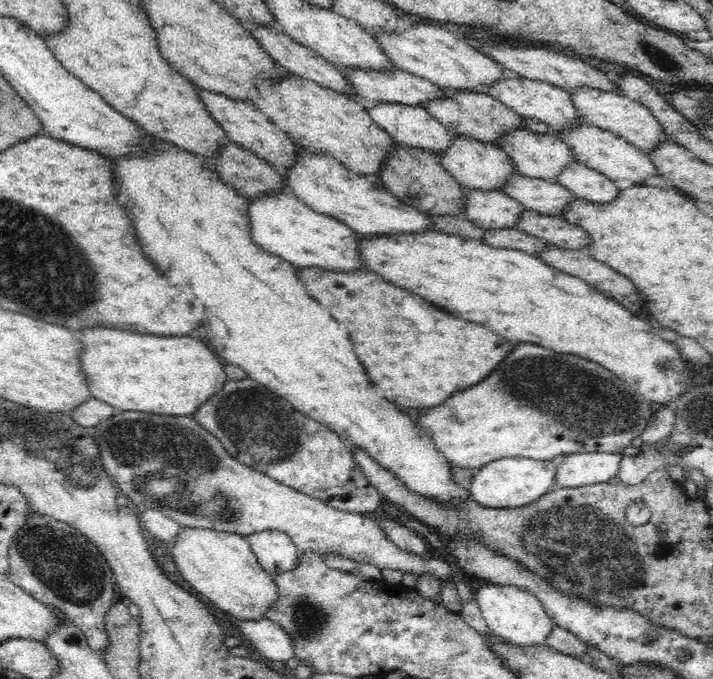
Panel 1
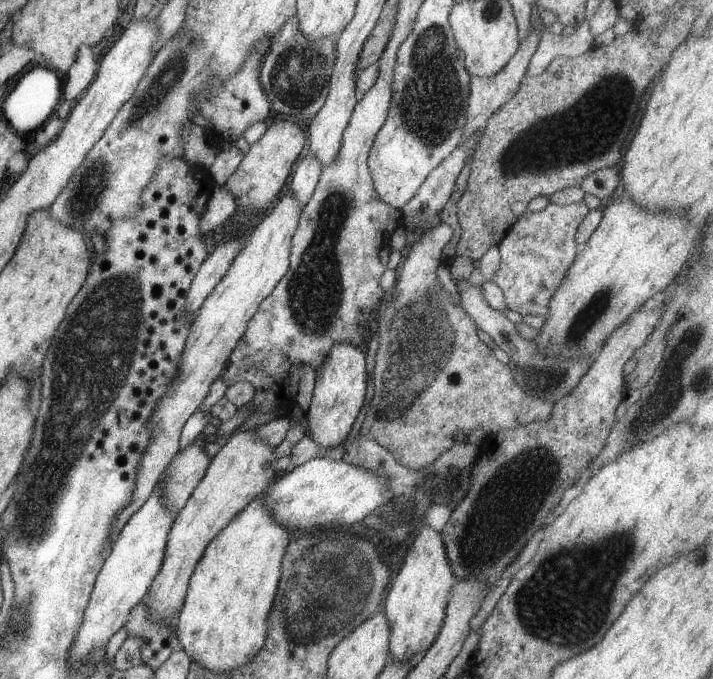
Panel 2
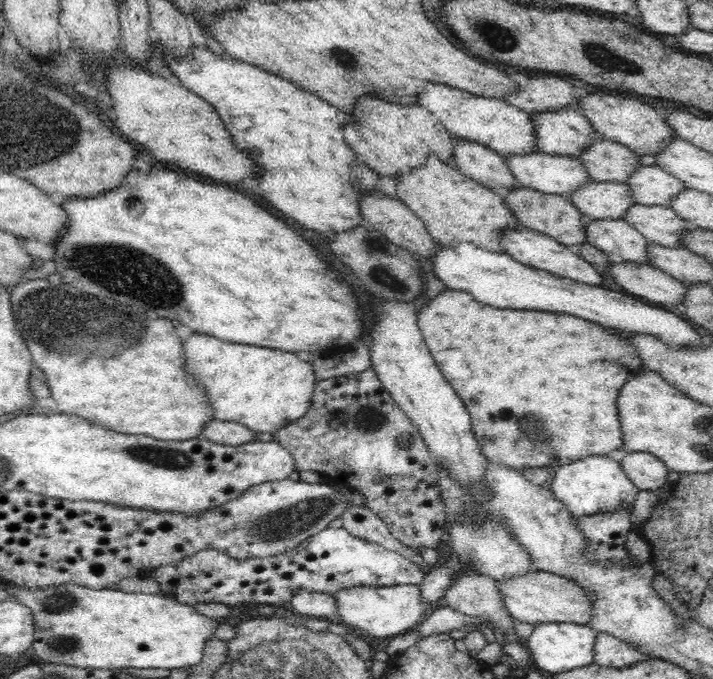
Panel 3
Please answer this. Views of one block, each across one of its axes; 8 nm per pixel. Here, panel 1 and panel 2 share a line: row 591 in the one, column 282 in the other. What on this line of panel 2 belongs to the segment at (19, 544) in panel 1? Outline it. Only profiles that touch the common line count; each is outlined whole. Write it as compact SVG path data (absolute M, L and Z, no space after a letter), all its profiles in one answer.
M290 16L271 38L267 54L259 69L259 82L272 110L284 116L313 118L323 108L329 94L331 75L335 66L337 43L334 38L321 37L310 41L300 33L295 16Z

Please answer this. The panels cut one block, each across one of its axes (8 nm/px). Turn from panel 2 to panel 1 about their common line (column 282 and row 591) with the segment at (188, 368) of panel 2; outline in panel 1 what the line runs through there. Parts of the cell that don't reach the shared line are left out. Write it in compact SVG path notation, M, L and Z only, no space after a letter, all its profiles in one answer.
M180 527L176 538L168 543L168 562L175 562L180 576L200 597L207 597L217 611L240 620L266 620L266 612L278 600L278 585L274 585L274 575L264 570L252 552L247 537L229 532L214 531L205 528Z

